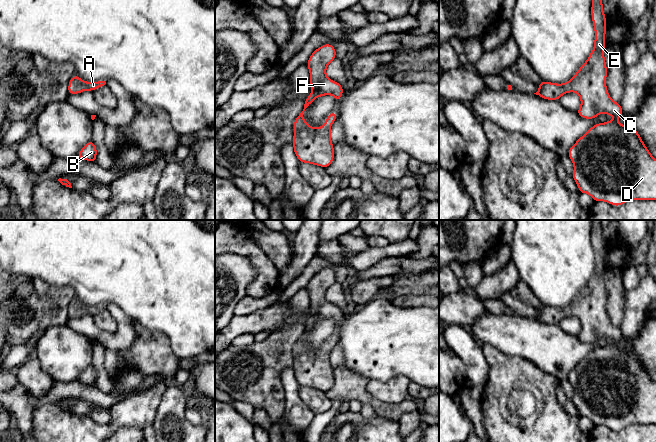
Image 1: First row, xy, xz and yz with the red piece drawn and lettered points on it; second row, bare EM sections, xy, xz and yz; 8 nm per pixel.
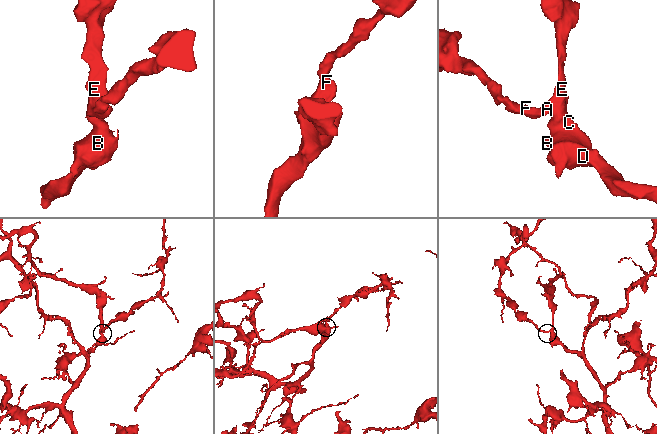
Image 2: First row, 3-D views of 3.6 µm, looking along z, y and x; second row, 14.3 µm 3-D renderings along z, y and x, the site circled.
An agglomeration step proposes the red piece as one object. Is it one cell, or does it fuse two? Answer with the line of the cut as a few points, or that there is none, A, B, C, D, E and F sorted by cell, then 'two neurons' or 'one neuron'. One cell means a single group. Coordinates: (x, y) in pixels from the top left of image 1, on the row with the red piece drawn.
no cut; A B C D E F; one neuron

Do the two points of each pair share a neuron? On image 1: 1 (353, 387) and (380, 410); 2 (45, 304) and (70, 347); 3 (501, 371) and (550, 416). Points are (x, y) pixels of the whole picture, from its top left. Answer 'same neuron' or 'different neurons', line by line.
1: same neuron
2: different neurons
3: same neuron

